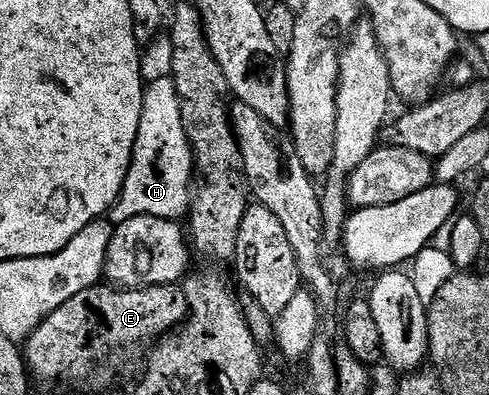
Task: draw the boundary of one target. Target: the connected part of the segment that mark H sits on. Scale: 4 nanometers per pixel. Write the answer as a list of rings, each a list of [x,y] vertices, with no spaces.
[[[172,78],[150,82],[144,91],[142,123],[138,123],[138,139],[126,183],[110,214],[113,226],[126,223],[138,215],[161,217],[167,221],[180,221],[190,213],[194,192],[194,162],[192,144],[188,142],[186,127],[182,123],[182,103]]]

